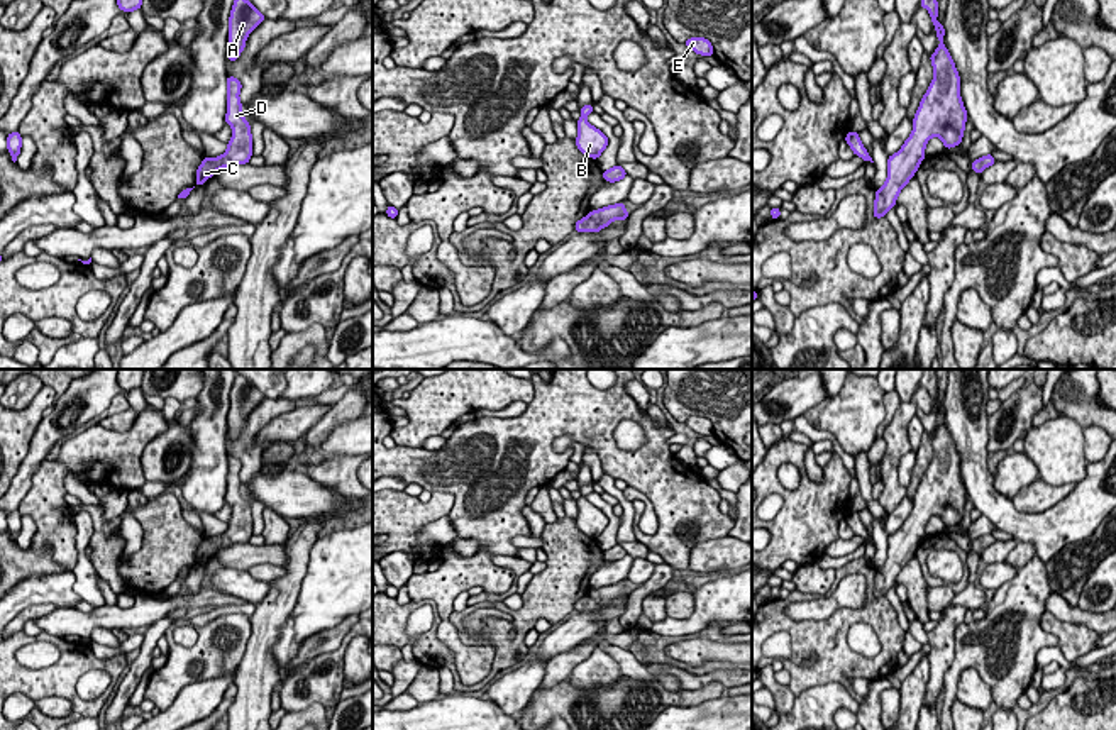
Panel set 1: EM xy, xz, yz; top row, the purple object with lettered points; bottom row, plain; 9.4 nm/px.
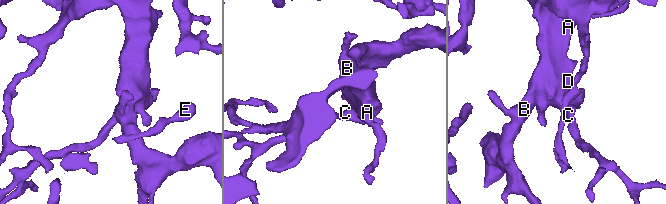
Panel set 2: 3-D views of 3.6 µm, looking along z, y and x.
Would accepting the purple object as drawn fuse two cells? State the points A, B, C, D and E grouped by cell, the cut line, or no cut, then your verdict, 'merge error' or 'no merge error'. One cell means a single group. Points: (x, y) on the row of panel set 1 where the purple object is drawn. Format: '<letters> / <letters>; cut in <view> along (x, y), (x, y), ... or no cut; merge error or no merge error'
A B C D E; no cut; no merge error

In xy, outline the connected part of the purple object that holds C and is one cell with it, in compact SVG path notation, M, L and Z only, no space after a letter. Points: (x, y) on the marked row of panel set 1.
M227 76L227 113L225 124L232 127L232 137L227 142L227 151L217 158L203 158L196 169L196 185L203 185L215 171L230 168L234 164L247 164L252 158L252 134L251 125L242 115L242 103L239 98L242 83Z

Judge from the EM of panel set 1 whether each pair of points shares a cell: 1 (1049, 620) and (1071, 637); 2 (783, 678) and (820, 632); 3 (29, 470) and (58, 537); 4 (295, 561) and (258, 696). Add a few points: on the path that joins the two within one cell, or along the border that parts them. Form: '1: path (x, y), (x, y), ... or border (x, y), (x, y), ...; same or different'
1: path (1054, 625), (1066, 632); same
2: border (784, 668), (790, 685); different
3: border (46, 459), (33, 476), (33, 485), (17, 508); different
4: path (283, 595), (266, 622), (258, 663); same

